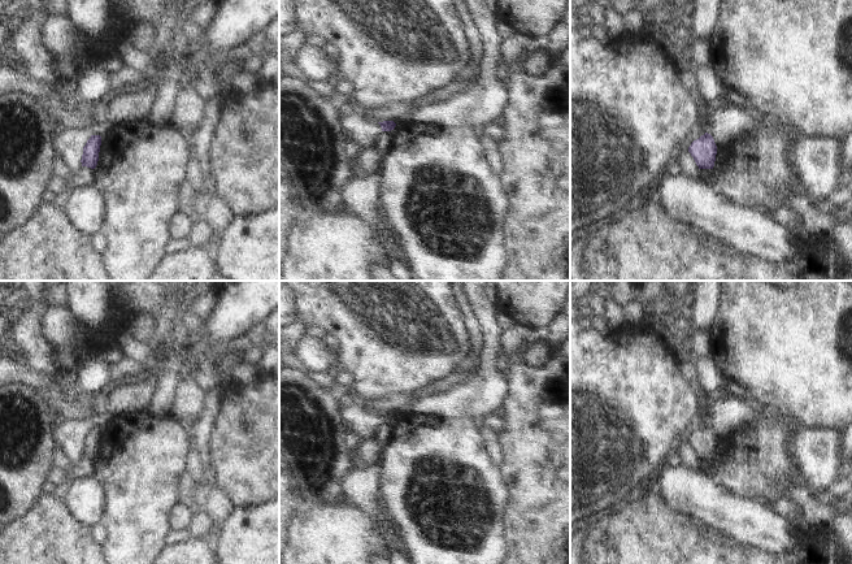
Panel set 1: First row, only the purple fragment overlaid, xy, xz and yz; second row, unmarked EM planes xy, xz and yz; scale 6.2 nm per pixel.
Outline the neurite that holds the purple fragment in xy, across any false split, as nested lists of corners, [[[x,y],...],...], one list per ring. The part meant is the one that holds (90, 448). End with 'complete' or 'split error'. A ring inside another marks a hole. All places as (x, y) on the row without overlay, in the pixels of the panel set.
[[[91,426],[87,431],[86,437],[83,438],[82,446],[82,457],[87,457],[95,460],[99,452],[99,443],[101,437],[101,428],[100,426]]]; complete

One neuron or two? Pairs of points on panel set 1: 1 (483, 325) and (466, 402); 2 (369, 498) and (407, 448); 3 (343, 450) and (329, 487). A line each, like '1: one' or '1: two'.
1: one
2: two
3: one

